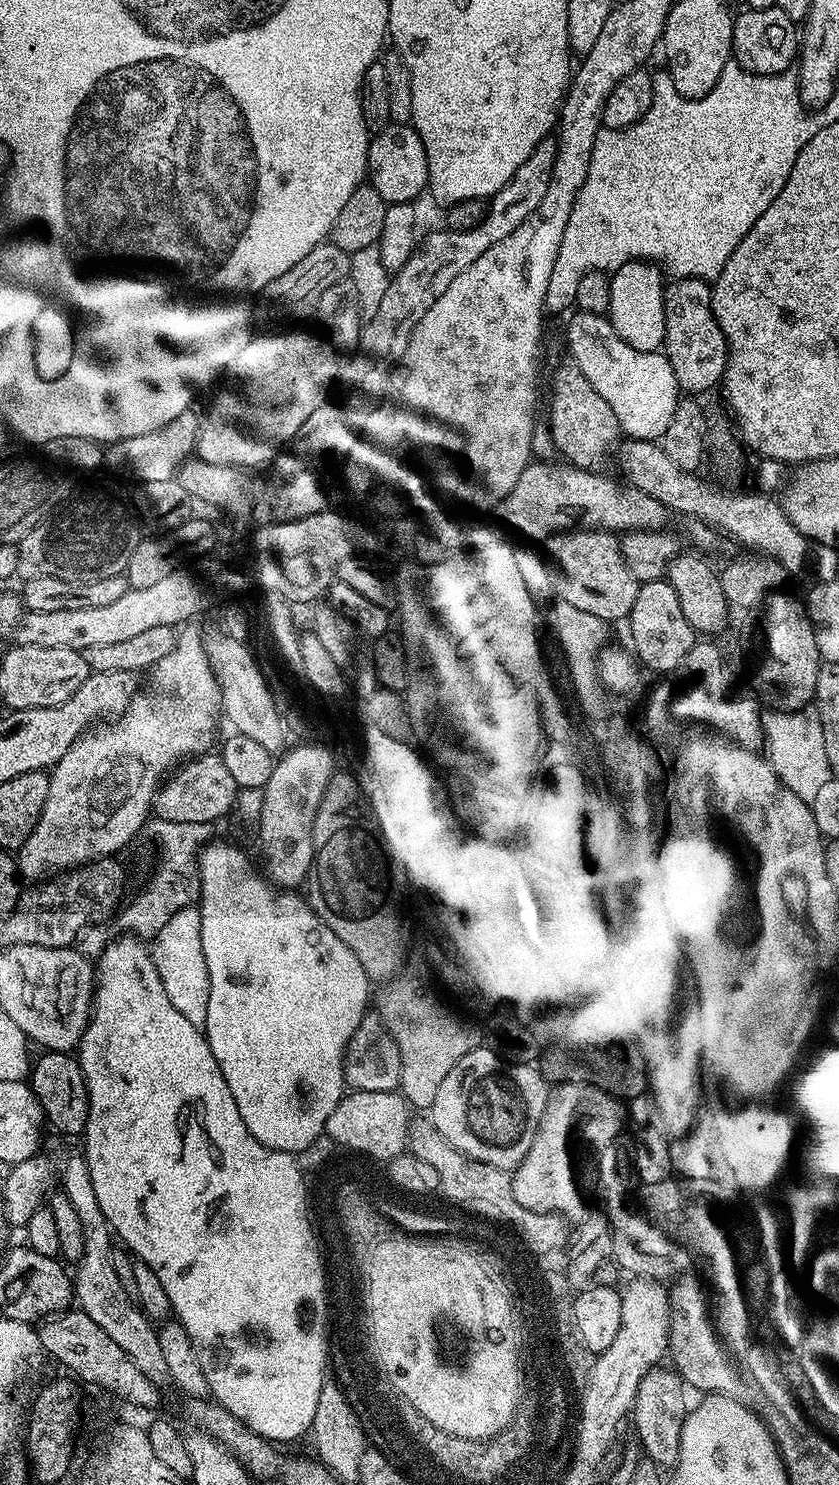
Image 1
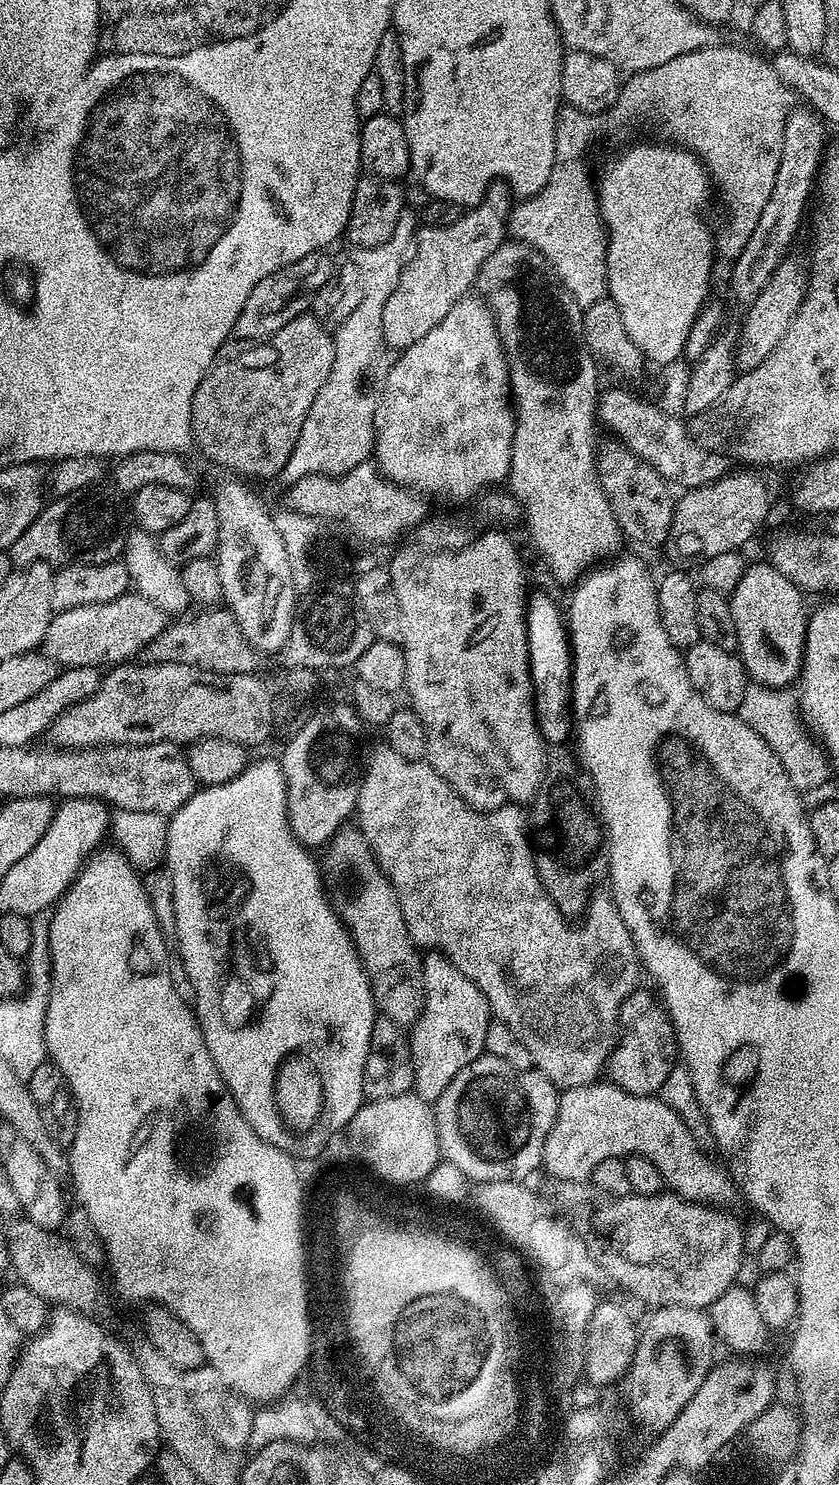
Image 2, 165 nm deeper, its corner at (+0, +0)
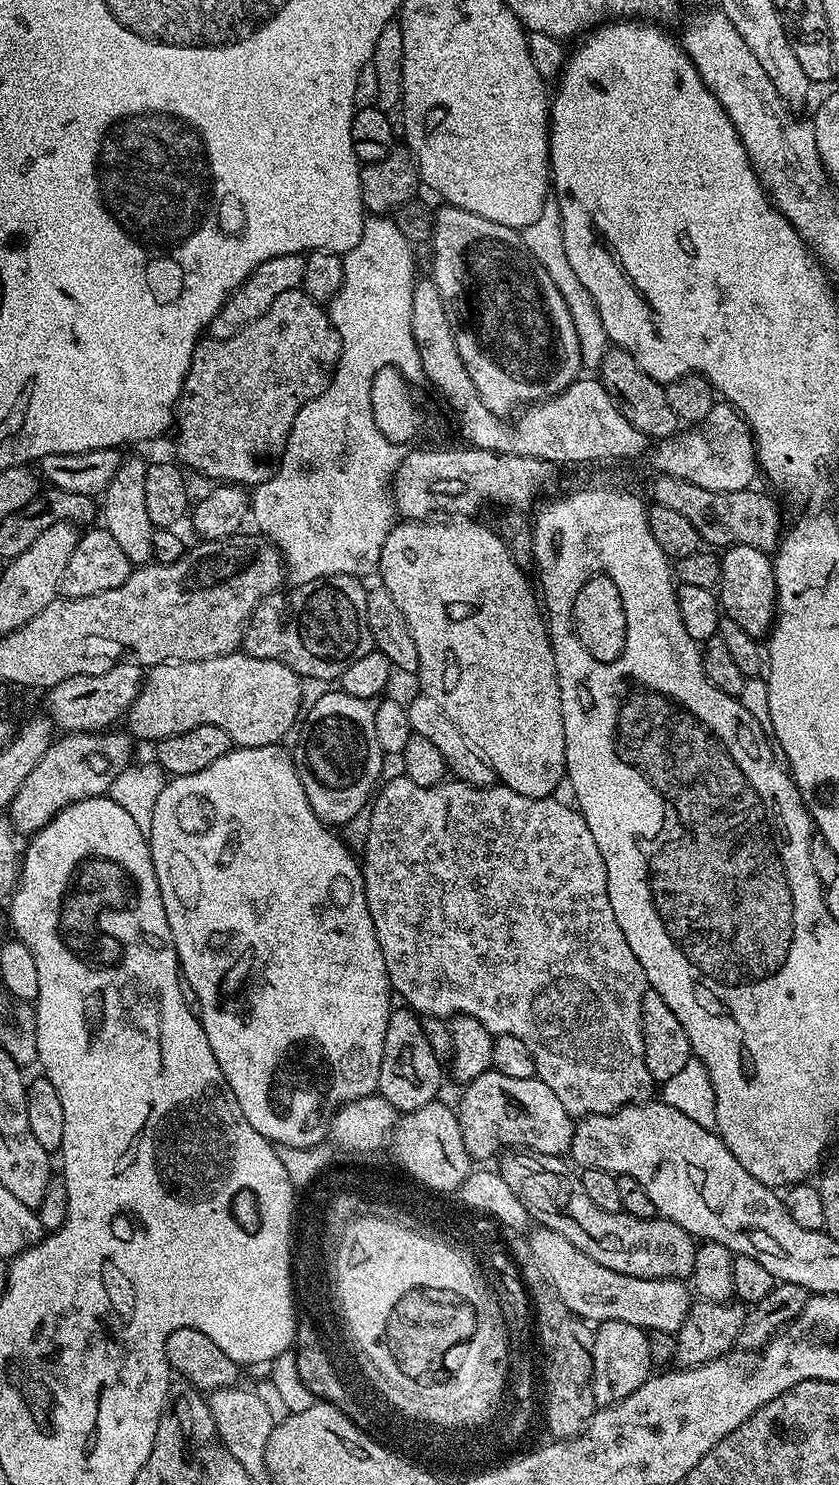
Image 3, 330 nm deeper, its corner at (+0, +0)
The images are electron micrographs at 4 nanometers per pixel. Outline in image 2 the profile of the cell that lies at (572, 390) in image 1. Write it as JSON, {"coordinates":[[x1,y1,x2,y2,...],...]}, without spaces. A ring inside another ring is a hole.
{"coordinates":[[609,439,609,444,601,443,596,454,596,473,602,490,618,518,620,531,629,541,636,544,663,545,670,534,672,519,676,513,676,500,669,481,664,479,654,466,638,459,625,444]]}

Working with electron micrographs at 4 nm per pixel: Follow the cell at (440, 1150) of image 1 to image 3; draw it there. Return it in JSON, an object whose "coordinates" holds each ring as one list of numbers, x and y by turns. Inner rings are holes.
{"coordinates":[[543,1226,533,1227,526,1239,533,1253,537,1253,541,1263,548,1268,549,1275,556,1280,555,1289,561,1295,562,1302,566,1302,573,1315,582,1321,617,1320,630,1322,630,1326,638,1326,648,1332,675,1334,680,1331,682,1322,692,1309,694,1296,683,1279,651,1280,618,1274,618,1270,610,1270,594,1262,594,1258,582,1254,570,1238,562,1238,562,1234]]}

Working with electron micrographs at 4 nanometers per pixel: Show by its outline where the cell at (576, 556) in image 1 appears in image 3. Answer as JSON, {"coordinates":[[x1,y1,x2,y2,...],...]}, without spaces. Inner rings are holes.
{"coordinates":[[440,206,440,209,438,207,435,209,432,217,431,248,432,272,430,272,430,278,438,286,438,294,446,306,446,314,450,318,456,349,470,374,470,382,474,382,474,390,480,395,482,402,486,402,488,410,496,416,511,417,512,408,519,409,521,406,549,400,551,396,564,392,578,379,582,372,580,347,578,346,578,334,574,331,574,320,570,318,570,310,566,310,566,302,562,302,562,294,558,290,558,286,554,286,554,282,551,281,550,274,546,274,542,262,538,262,538,258,534,258,534,254,530,254,530,250,526,250,526,242,522,242,517,229,498,226,498,222,490,222,490,218,470,214,461,208]]}

